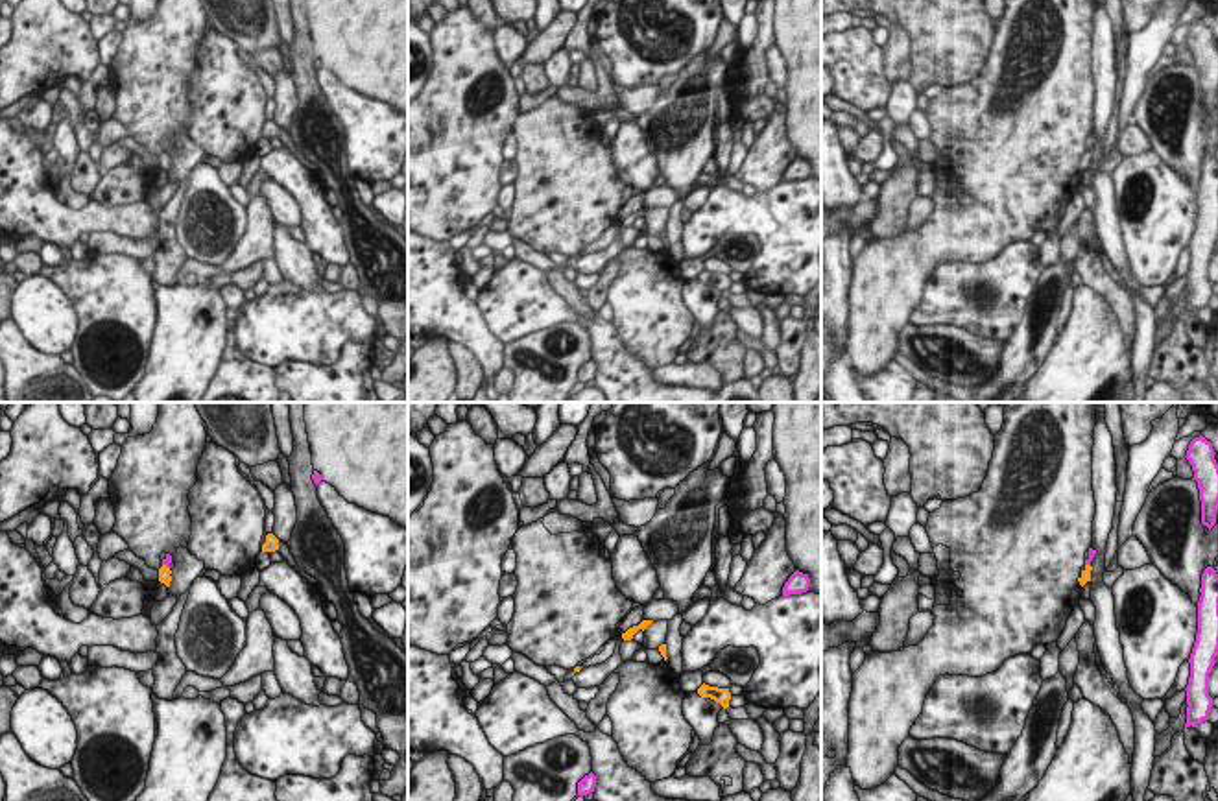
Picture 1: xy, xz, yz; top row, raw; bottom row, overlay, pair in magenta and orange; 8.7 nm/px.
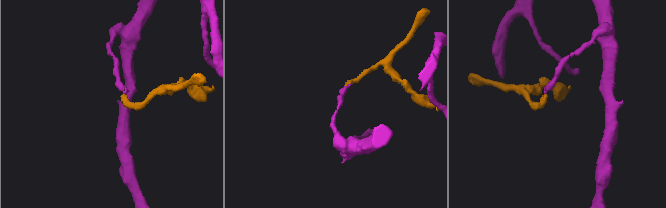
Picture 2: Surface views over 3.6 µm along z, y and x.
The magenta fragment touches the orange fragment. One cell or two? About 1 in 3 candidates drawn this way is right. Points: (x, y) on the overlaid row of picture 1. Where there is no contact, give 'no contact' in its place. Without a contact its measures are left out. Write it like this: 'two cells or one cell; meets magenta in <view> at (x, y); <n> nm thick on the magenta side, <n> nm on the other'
two cells; meets magenta in xy at (167, 565); 70 nm thick on the magenta side, 100 nm on the other

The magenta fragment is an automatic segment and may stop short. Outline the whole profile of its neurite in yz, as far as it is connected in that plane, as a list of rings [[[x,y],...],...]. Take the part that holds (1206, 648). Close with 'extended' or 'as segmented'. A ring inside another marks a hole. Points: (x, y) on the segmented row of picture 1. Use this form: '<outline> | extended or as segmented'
[[[1207,567],[1201,574],[1201,596],[1198,602],[1198,633],[1190,653],[1190,677],[1187,685],[1187,723],[1198,727],[1209,720],[1212,698],[1209,696],[1209,674],[1218,655],[1218,574]]] | as segmented

